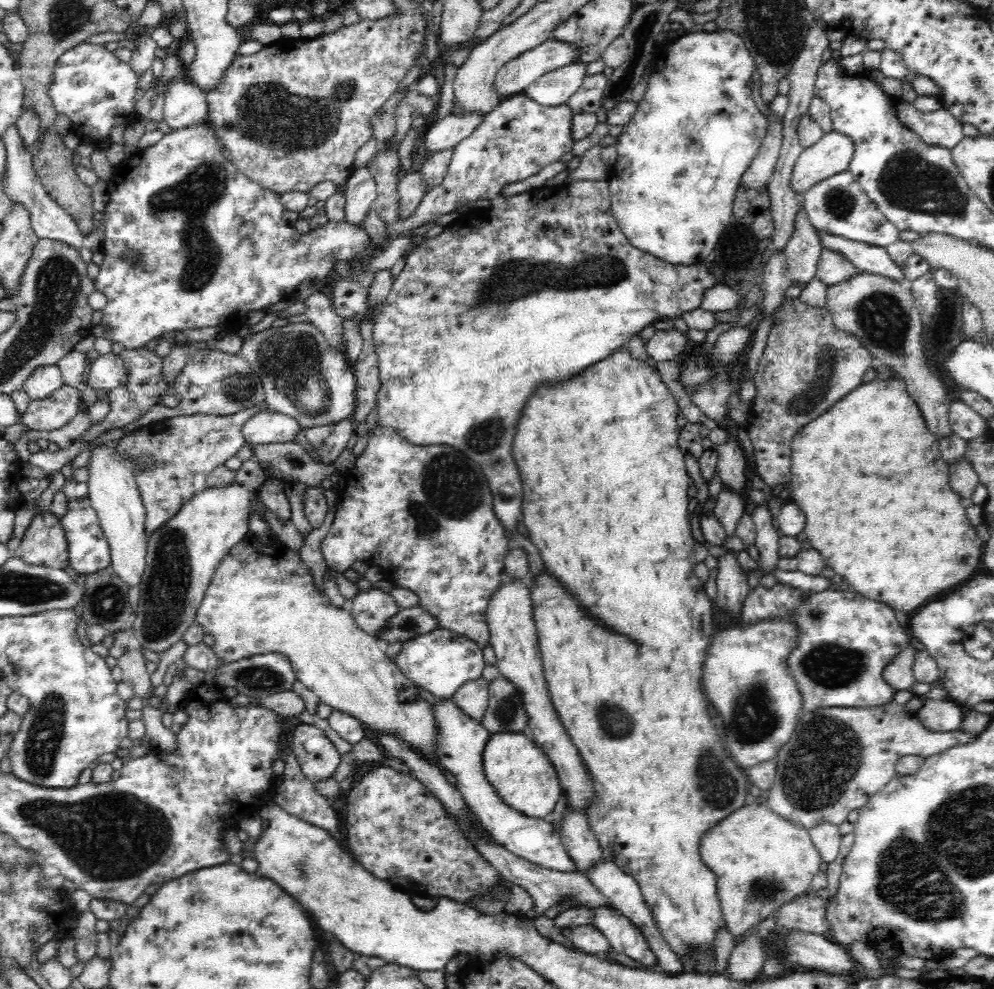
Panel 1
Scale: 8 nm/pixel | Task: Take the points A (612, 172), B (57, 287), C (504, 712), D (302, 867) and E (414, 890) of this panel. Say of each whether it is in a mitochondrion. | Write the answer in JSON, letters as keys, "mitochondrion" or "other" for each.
{"A":"other","B":"mitochondrion","C":"mitochondrion","D":"mitochondrion","E":"other"}

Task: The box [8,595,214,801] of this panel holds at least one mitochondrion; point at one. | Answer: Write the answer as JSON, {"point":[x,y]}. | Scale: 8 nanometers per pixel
{"point":[45,734]}

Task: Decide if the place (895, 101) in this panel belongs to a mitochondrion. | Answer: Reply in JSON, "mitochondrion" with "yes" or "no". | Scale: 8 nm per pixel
{"mitochondrion":"no"}

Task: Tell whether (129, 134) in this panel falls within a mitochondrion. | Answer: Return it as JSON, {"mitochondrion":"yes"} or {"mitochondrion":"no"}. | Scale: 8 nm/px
{"mitochondrion":"no"}

